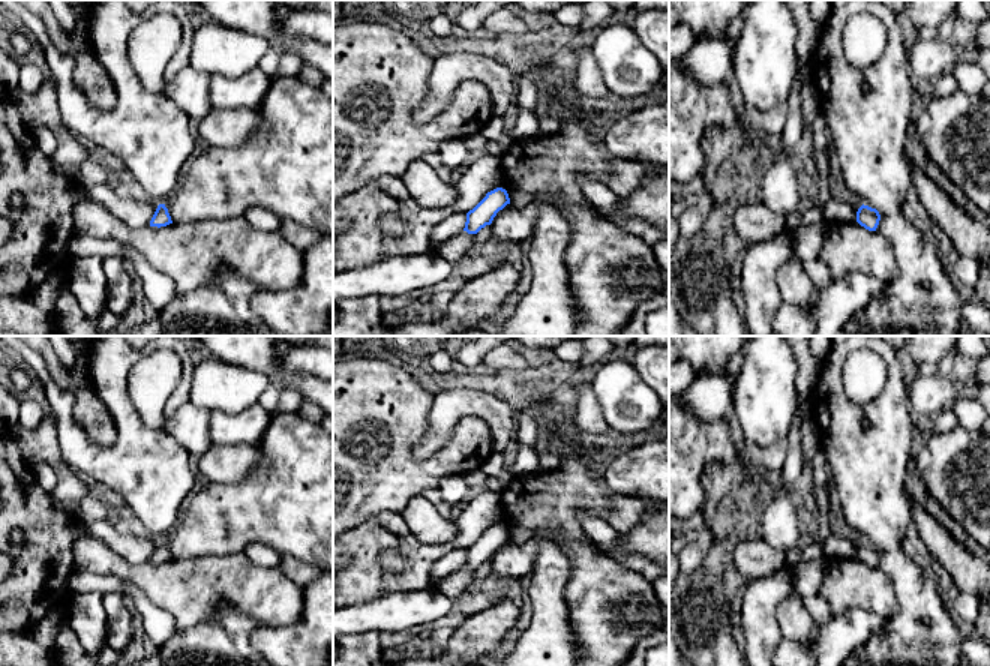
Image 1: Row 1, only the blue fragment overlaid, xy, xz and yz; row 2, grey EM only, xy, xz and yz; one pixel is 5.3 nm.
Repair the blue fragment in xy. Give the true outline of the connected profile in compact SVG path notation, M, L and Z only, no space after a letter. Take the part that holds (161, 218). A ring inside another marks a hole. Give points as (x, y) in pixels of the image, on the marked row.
M159 204L152 220L150 220L150 226L160 228L160 226L166 226L170 224L172 224L172 220L171 220L171 216L168 213L168 208L165 207L165 204Z

